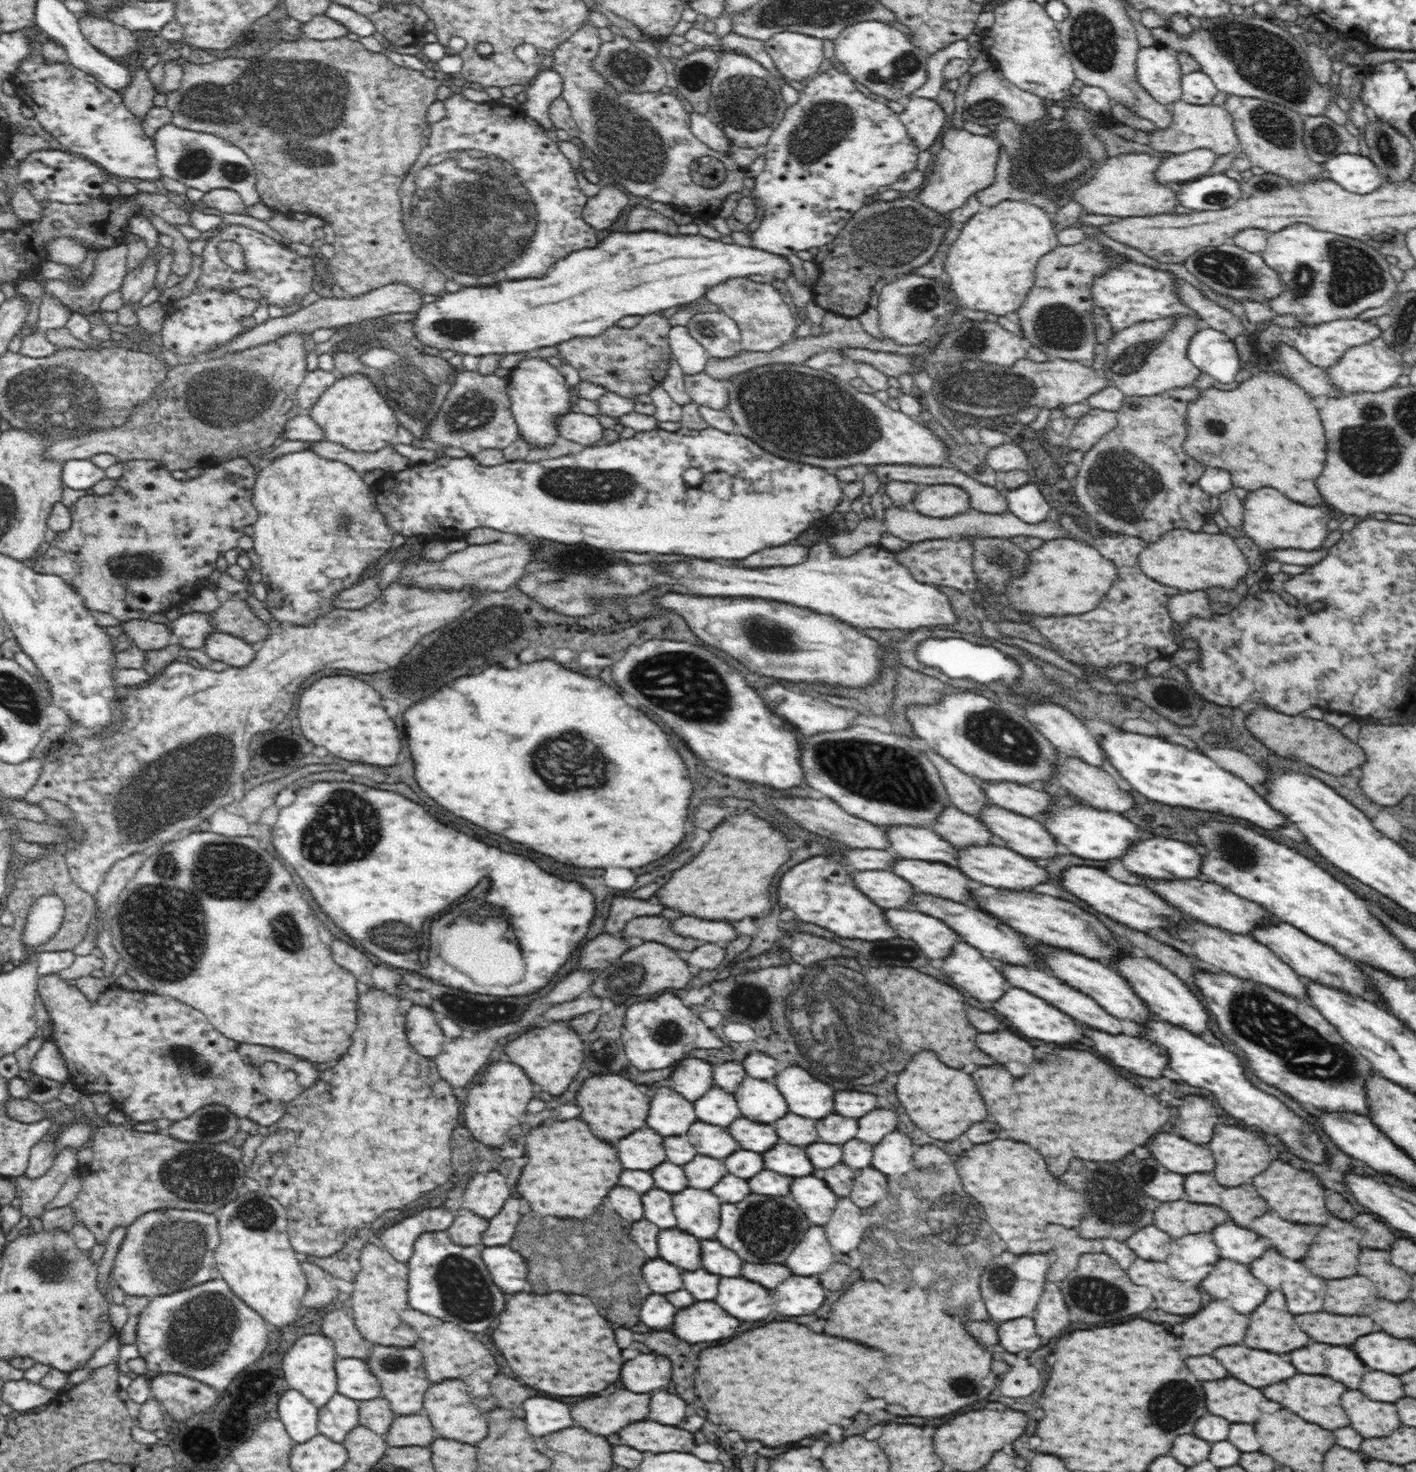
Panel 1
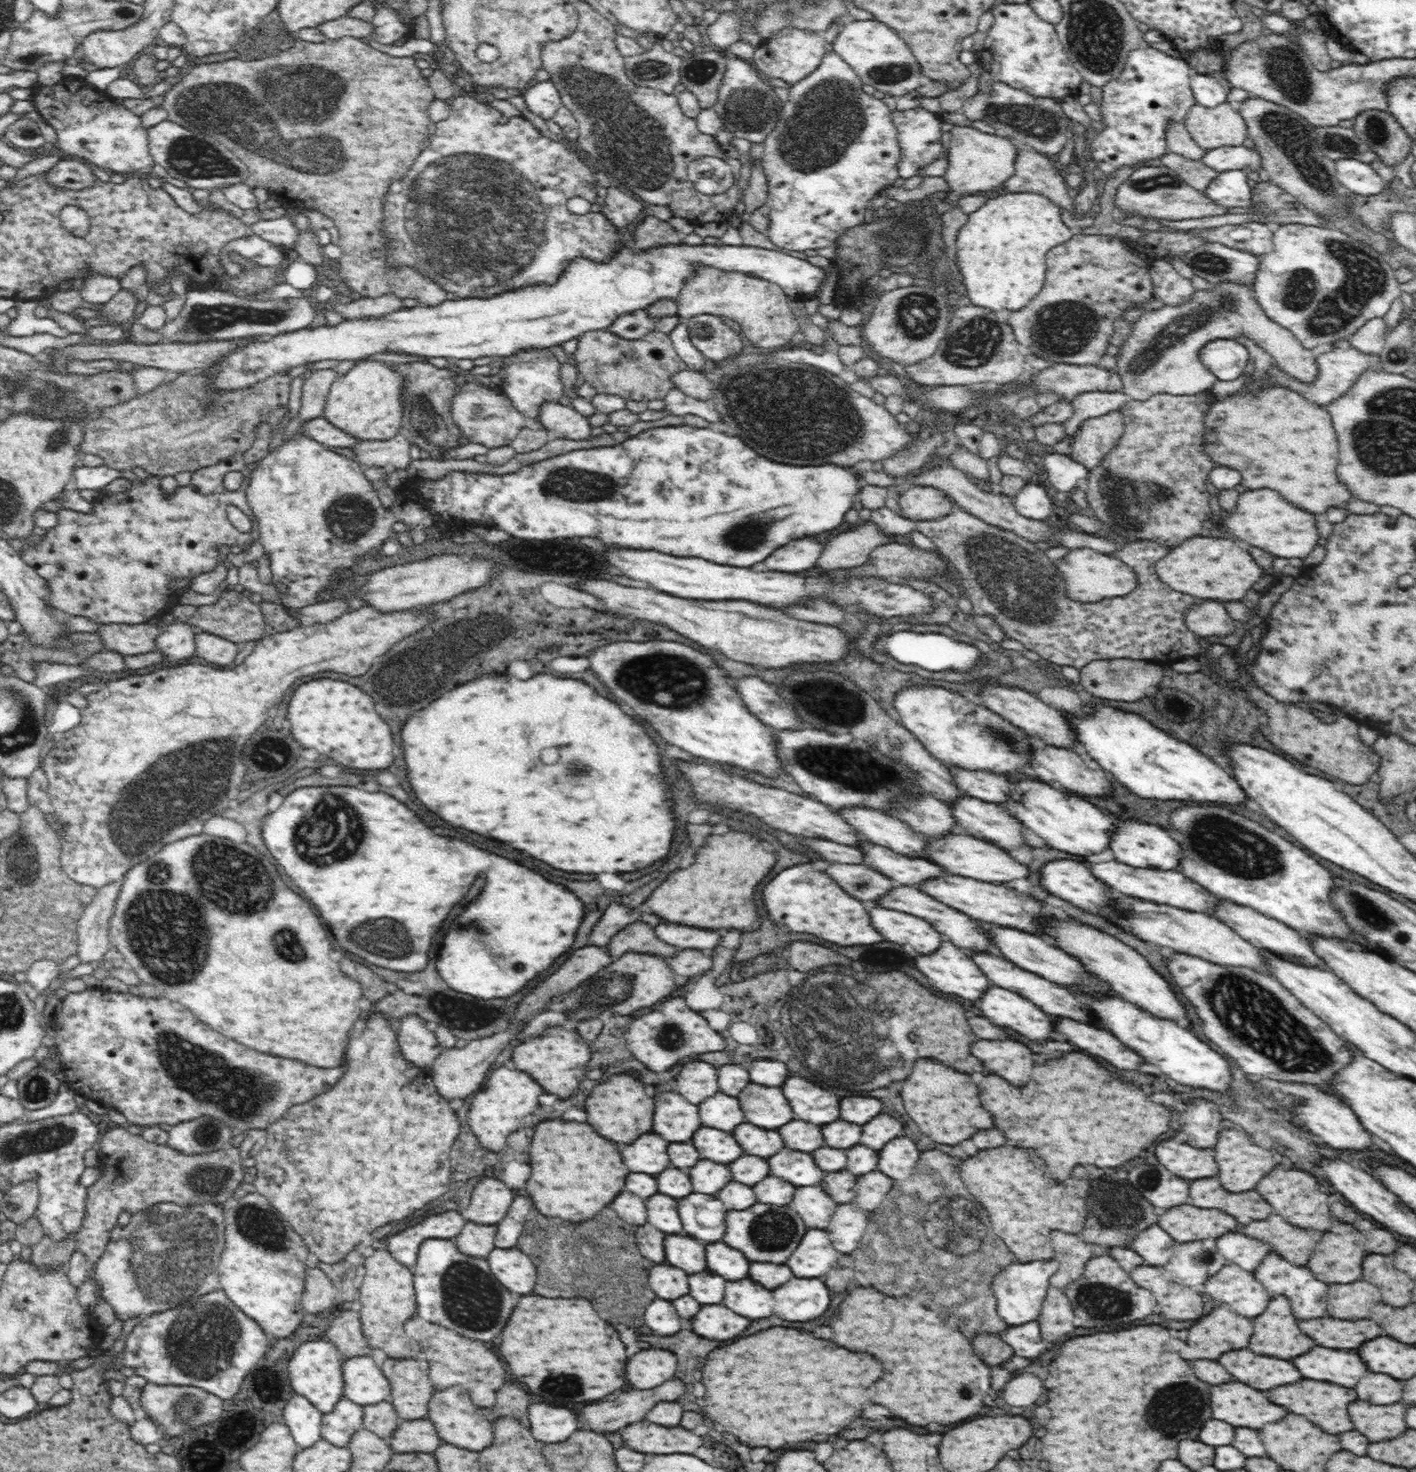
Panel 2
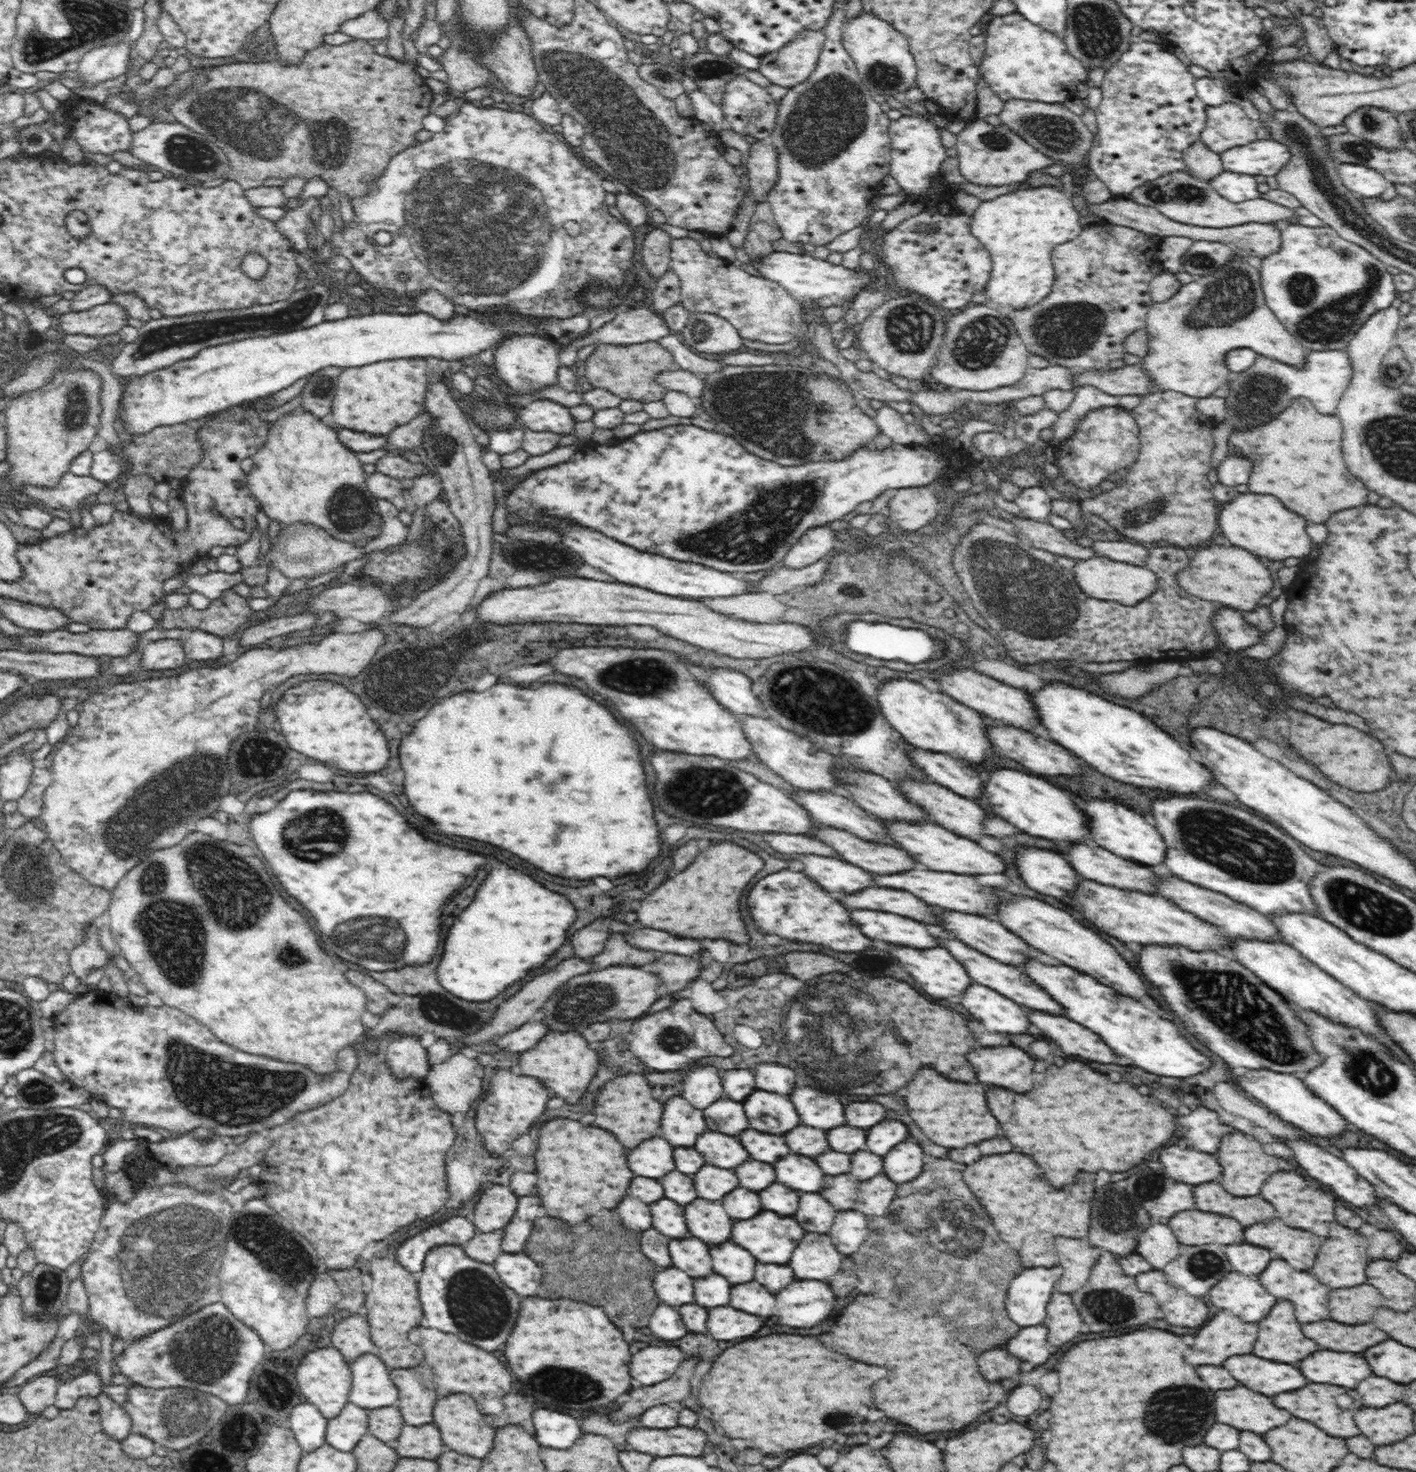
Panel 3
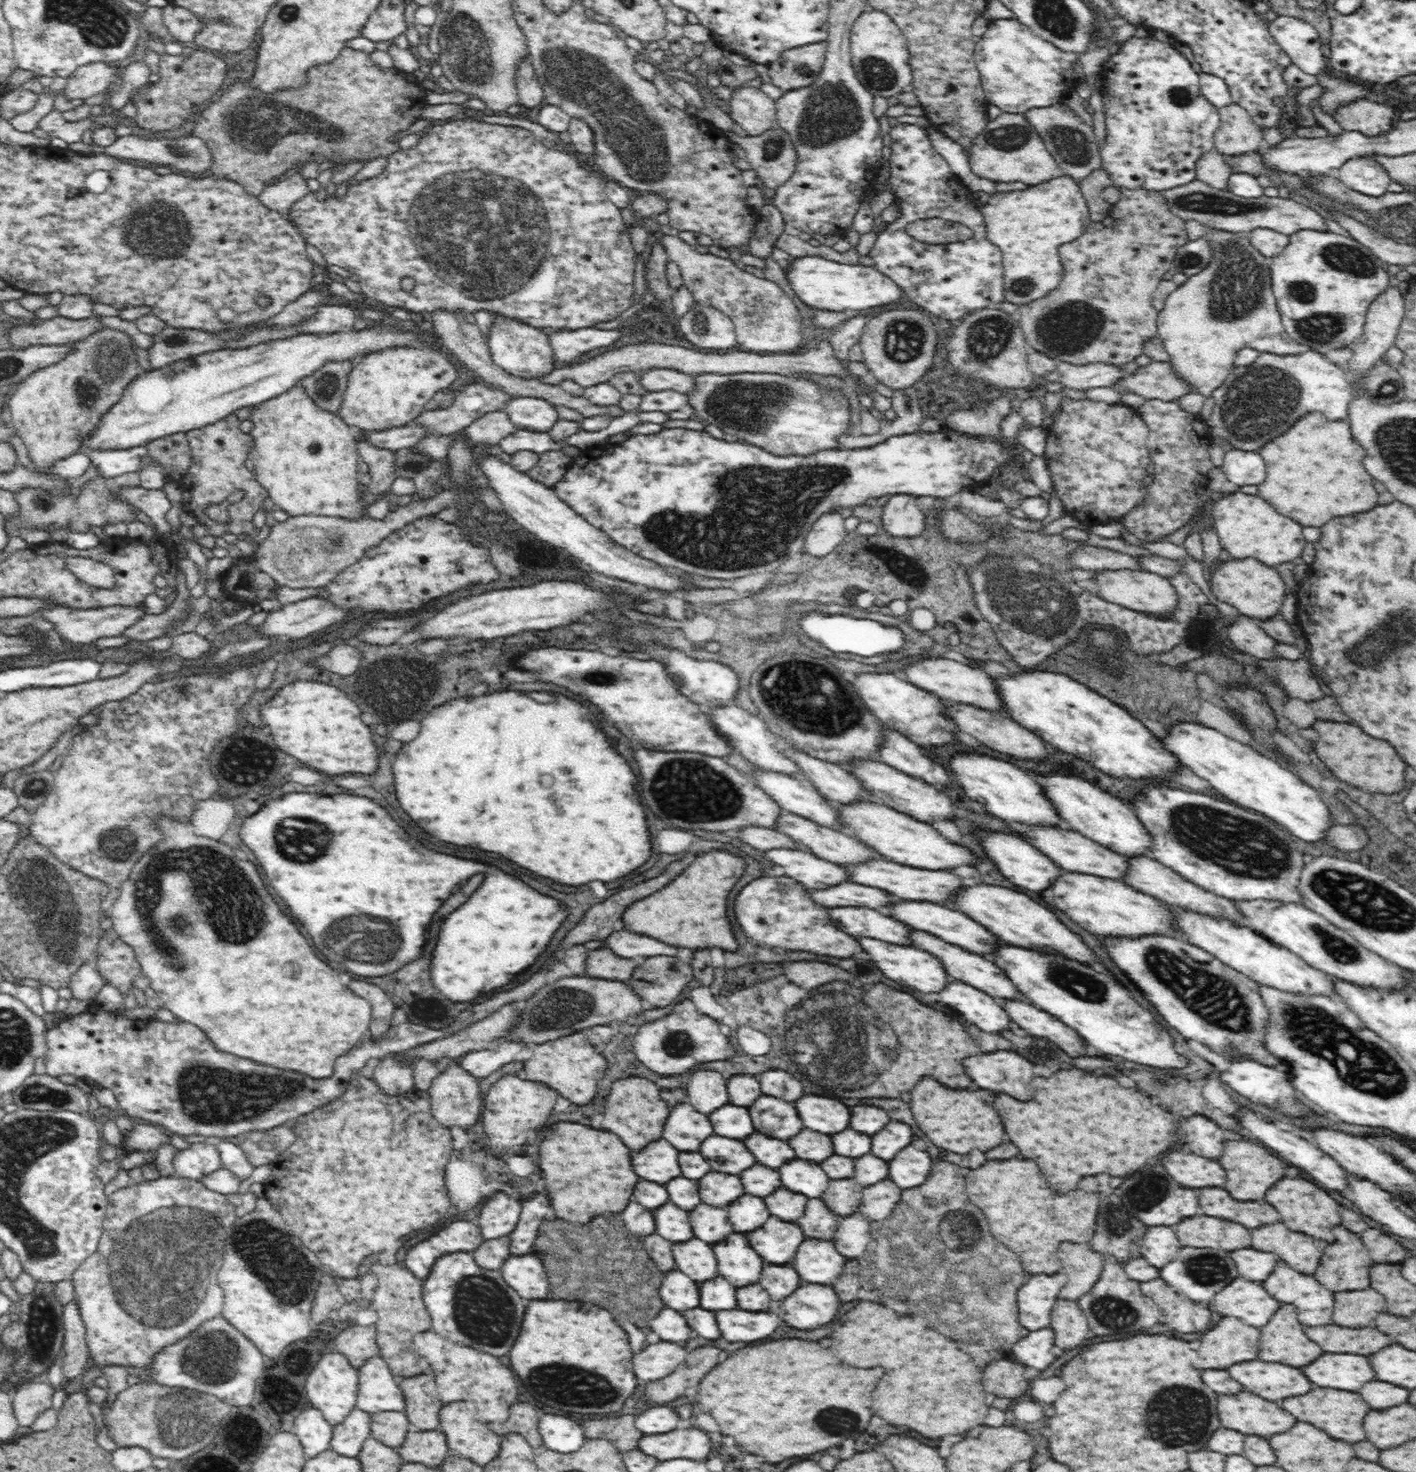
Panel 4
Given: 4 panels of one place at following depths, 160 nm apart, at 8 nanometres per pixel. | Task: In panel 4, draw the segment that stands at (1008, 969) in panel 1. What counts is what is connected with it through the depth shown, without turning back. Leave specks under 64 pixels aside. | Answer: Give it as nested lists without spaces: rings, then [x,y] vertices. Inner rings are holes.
[[[912,932],[912,940],[914,940],[914,946],[916,948],[922,948],[930,954],[934,954],[936,958],[940,958],[940,962],[944,964],[946,972],[960,980],[960,982],[966,982],[990,996],[996,996],[996,998],[1008,998],[1008,1000],[1018,1001],[1018,992],[1014,992],[1014,984],[1010,984],[1010,980],[1006,980],[1006,976],[1002,976],[1002,972],[998,972],[998,965],[994,960],[990,958],[982,958],[982,955],[976,956],[976,954],[970,954],[958,946],[952,946],[952,944],[946,944],[944,940],[938,940],[936,936],[930,936],[928,932]]]

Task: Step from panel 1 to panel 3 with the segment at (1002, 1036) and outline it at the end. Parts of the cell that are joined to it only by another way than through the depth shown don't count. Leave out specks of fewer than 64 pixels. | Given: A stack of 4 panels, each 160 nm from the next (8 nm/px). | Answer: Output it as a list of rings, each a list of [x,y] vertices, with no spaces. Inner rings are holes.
[[[980,1048],[968,1054],[968,1060],[978,1072],[978,1080],[996,1084],[1014,1092],[1032,1090],[1034,1060],[1020,1048]]]

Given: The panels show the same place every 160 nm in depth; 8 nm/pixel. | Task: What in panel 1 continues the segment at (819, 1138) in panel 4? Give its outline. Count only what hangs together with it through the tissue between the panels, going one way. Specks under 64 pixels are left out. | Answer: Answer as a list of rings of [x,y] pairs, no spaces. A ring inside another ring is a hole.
[[[786,1114],[782,1120],[778,1120],[774,1124],[774,1128],[776,1128],[778,1136],[784,1142],[788,1142],[788,1144],[808,1146],[808,1144],[818,1140],[818,1132],[816,1132],[814,1120],[802,1120],[802,1116]]]

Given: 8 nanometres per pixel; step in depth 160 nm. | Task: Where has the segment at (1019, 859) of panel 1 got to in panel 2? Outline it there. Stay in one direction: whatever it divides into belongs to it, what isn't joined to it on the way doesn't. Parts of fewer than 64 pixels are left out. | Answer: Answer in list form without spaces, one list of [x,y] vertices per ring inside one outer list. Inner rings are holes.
[[[954,834],[954,836],[944,836],[940,840],[930,838],[928,840],[928,854],[930,860],[934,860],[936,864],[940,864],[942,868],[946,868],[952,874],[964,876],[964,878],[974,878],[974,880],[982,880],[982,882],[1010,882],[1010,880],[1018,880],[1018,878],[1028,878],[1028,868],[1020,862],[1016,862],[1014,858],[1010,858],[1010,854],[994,844],[986,844],[984,840],[978,838],[968,838],[968,836]]]

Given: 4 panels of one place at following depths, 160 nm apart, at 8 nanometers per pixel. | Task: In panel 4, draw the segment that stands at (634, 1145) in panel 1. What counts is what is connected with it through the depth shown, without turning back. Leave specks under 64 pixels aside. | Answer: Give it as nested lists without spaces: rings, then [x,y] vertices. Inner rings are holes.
[[[656,1140],[654,1144],[648,1144],[642,1152],[634,1154],[634,1172],[644,1180],[666,1184],[668,1180],[682,1176],[678,1150],[666,1140]]]

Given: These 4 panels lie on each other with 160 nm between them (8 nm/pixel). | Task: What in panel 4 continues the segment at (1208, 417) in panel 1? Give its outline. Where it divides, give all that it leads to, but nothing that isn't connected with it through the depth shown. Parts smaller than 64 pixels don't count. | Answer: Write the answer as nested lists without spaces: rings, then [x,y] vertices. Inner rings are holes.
[[[1310,412],[1310,416],[1302,416],[1290,432],[1284,432],[1278,440],[1270,440],[1266,448],[1262,448],[1260,456],[1266,462],[1266,480],[1257,486],[1257,495],[1268,500],[1280,514],[1290,516],[1302,526],[1322,526],[1334,516],[1348,516],[1372,510],[1378,504],[1378,494],[1374,490],[1372,478],[1362,468],[1364,448],[1352,442],[1348,421],[1326,420],[1320,412]]]

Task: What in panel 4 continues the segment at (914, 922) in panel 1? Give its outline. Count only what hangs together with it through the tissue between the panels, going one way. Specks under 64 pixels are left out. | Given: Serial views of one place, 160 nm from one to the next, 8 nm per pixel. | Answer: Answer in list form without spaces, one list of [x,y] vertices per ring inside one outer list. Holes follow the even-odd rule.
[[[848,906],[848,908],[830,908],[828,914],[836,922],[836,926],[840,926],[846,934],[852,934],[854,938],[868,936],[890,944],[904,944],[904,946],[910,944],[910,940],[906,940],[906,936],[910,936],[910,928],[906,928],[906,924],[902,924],[900,920],[884,916],[876,910]]]

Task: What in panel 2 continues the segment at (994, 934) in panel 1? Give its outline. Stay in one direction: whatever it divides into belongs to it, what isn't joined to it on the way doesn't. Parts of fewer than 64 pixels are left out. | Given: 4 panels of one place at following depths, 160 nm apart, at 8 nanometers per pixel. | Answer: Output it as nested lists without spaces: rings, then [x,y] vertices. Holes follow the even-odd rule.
[[[900,886],[900,888],[894,888],[892,892],[888,892],[886,896],[882,896],[878,900],[878,904],[882,908],[890,908],[890,910],[900,910],[900,912],[906,912],[906,914],[914,914],[914,916],[920,916],[924,918],[926,922],[934,924],[934,928],[940,932],[940,934],[946,934],[952,944],[958,944],[960,948],[968,948],[968,950],[978,950],[978,952],[992,952],[993,955],[999,954],[996,947],[990,944],[990,940],[986,940],[986,932],[982,932],[982,928],[978,928],[978,922],[972,920],[970,916],[954,910],[954,908],[946,908],[946,904],[938,904],[938,900],[934,900],[932,896],[926,896],[924,892],[916,890],[916,888],[910,888],[910,886]]]

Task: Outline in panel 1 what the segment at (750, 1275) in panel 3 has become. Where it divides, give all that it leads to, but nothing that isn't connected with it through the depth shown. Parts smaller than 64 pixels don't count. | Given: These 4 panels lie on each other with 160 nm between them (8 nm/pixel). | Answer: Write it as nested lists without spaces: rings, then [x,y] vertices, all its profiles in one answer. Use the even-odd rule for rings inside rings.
[[[702,1240],[702,1266],[718,1276],[740,1276],[742,1260],[716,1240]]]

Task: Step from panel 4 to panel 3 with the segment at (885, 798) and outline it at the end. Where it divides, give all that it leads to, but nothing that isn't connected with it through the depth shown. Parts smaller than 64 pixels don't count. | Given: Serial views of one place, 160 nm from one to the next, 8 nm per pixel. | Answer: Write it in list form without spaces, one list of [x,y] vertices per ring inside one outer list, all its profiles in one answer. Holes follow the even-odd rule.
[[[906,778],[904,781],[896,782],[899,789],[912,802],[919,804],[929,816],[929,820],[937,825],[944,826],[946,830],[956,832],[958,836],[966,836],[966,838],[978,838],[978,836],[988,836],[986,828],[984,828],[984,818],[986,818],[986,810],[978,806],[974,799],[967,799],[963,796],[952,792],[949,788],[941,784],[926,781],[915,781]]]

